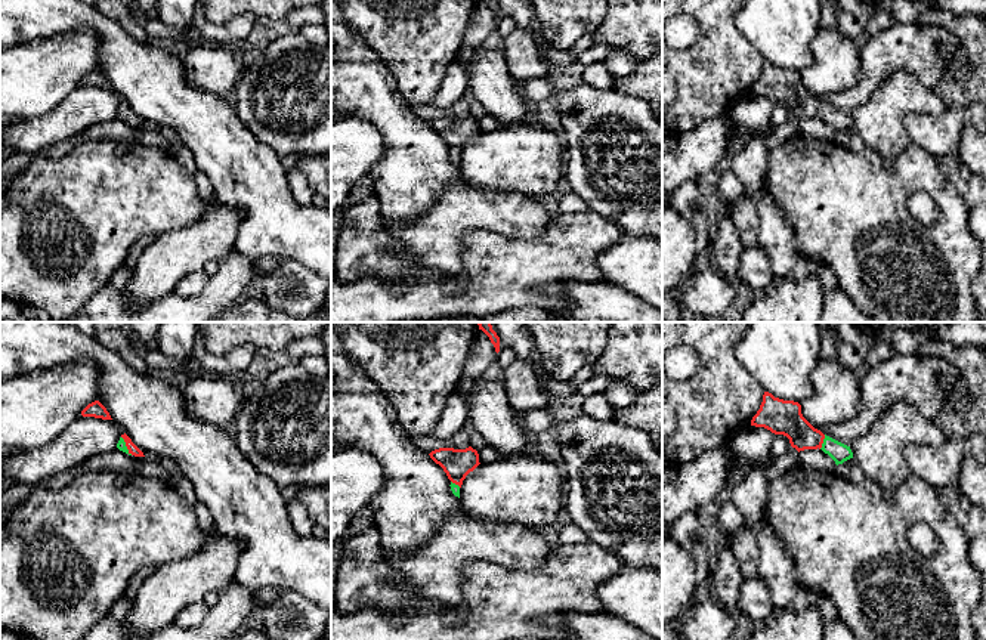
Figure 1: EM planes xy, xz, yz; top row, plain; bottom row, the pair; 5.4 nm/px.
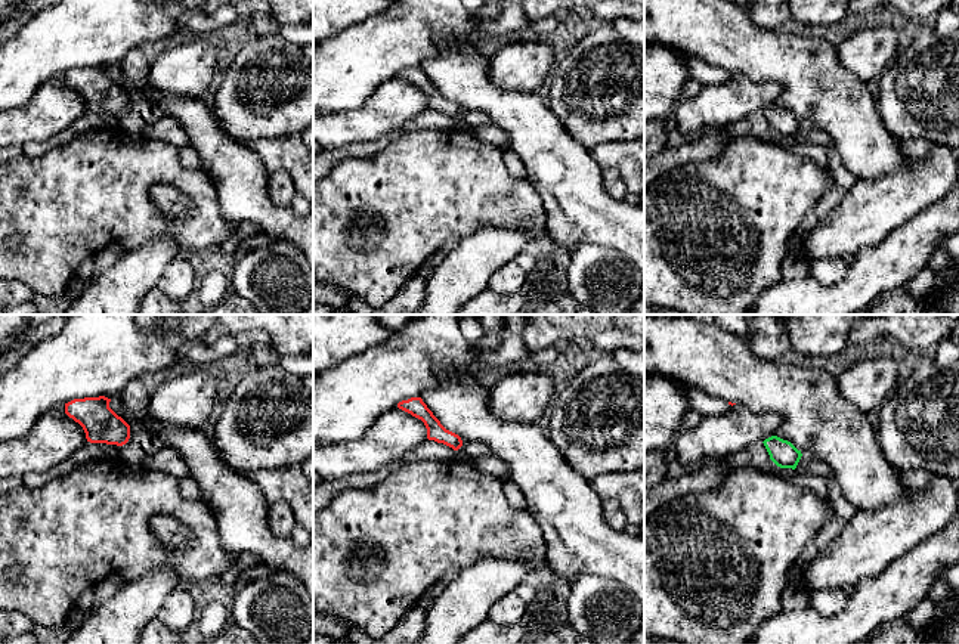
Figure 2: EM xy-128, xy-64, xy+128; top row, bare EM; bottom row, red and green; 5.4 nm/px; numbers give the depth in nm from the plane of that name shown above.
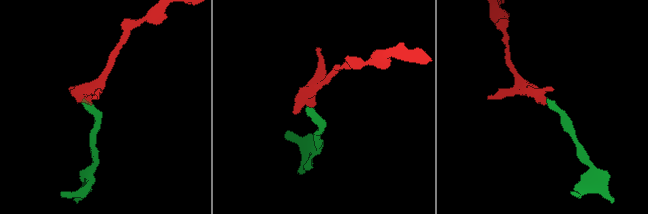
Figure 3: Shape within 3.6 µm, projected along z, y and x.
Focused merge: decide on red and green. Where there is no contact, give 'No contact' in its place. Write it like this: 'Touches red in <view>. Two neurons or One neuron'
Touches red in yz. One neuron

